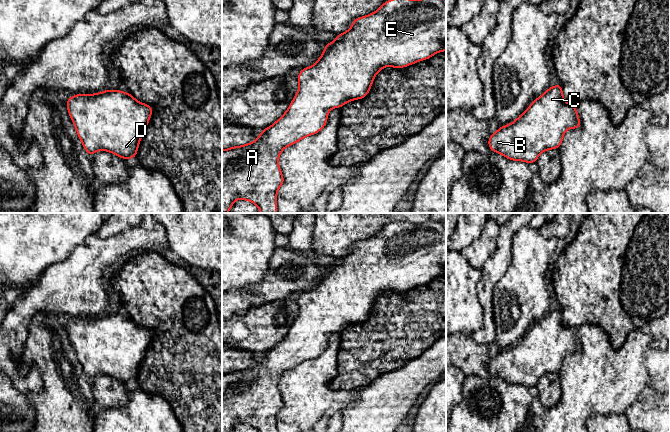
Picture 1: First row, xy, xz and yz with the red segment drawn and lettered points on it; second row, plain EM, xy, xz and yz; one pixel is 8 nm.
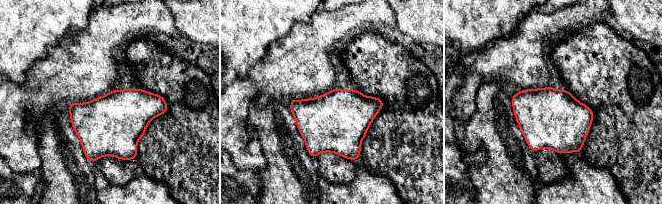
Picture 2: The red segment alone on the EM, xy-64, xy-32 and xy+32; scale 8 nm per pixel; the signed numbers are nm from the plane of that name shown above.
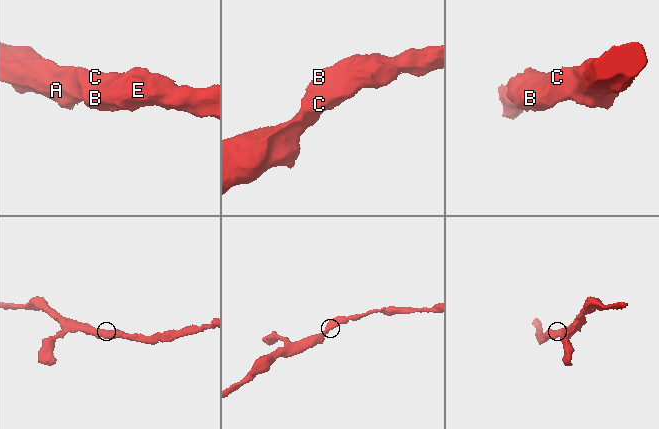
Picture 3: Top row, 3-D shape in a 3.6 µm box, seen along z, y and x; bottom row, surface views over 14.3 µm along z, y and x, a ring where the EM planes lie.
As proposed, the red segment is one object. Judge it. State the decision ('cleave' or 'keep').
keep

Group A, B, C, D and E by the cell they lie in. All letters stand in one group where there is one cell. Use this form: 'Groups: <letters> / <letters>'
Groups: A B C D E

